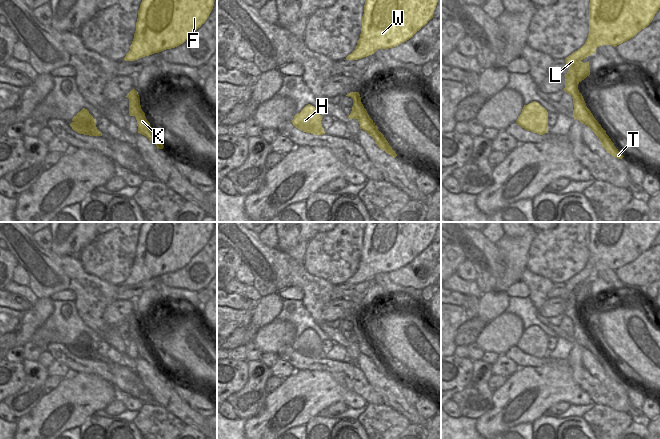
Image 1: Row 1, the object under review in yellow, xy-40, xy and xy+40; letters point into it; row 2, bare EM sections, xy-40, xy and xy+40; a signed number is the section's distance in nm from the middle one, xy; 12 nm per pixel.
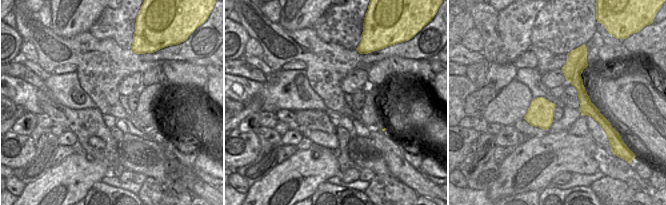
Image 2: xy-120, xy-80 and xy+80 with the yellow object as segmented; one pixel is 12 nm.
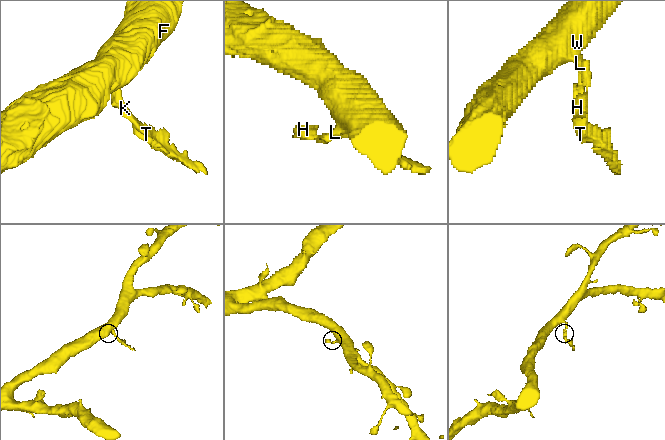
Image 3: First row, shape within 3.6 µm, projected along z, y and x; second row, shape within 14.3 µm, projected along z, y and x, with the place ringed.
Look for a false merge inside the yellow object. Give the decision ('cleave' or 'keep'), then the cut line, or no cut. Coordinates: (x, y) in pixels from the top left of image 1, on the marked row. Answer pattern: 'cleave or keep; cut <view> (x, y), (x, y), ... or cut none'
cleave; cut xy+40 (579, 92), (572, 96)

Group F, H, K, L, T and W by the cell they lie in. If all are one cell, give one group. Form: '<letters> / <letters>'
F H L W / K T

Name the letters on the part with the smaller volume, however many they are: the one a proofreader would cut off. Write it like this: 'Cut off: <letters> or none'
Cut off: K, T

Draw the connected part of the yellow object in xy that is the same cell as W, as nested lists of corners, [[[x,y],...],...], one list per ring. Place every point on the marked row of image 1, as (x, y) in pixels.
[[[366,0],[360,38],[347,60],[358,60],[378,49],[409,40],[433,18],[438,0]]]

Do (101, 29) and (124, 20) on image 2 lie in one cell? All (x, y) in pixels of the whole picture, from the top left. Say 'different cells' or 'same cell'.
same cell

